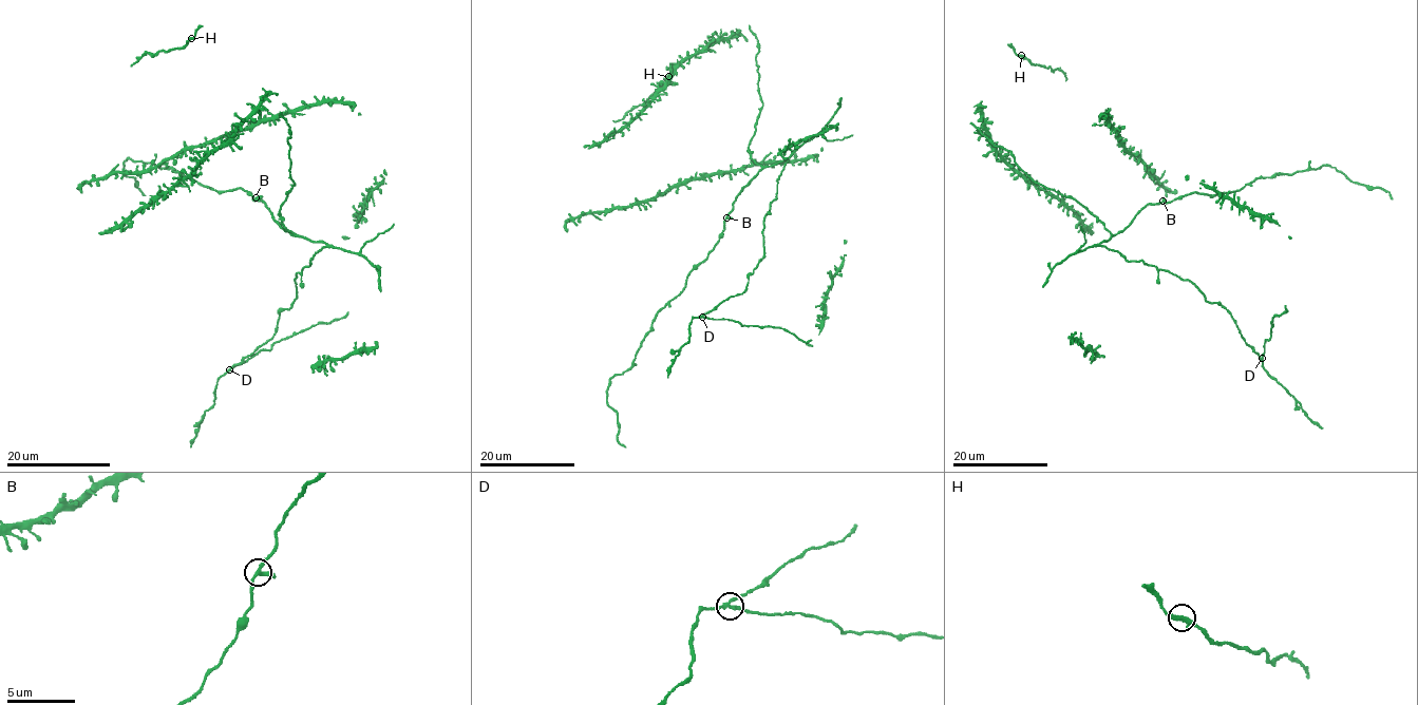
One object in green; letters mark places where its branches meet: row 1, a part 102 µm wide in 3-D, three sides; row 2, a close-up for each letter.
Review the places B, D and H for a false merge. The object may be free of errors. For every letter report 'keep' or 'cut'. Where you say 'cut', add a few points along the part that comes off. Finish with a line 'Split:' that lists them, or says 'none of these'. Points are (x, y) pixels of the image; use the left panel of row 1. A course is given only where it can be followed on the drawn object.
B: keep
D: cut; course (229, 369), (261, 350), (267, 350), (275, 343), (320, 323), (331, 323), (347, 311)
H: keep
Split: D

